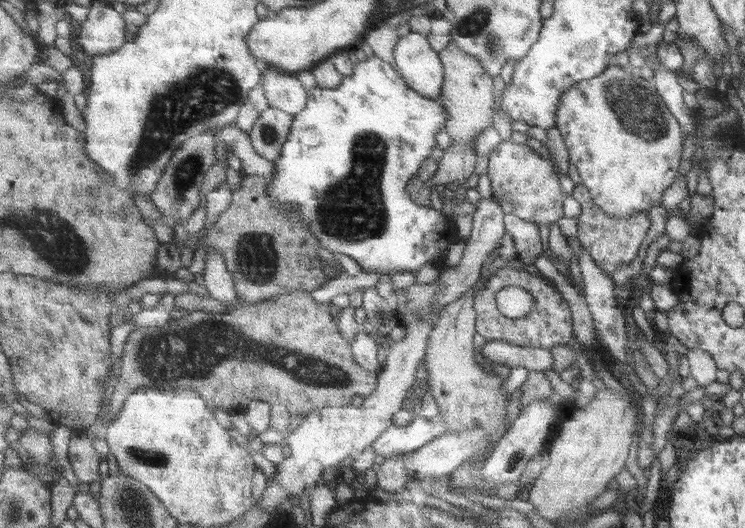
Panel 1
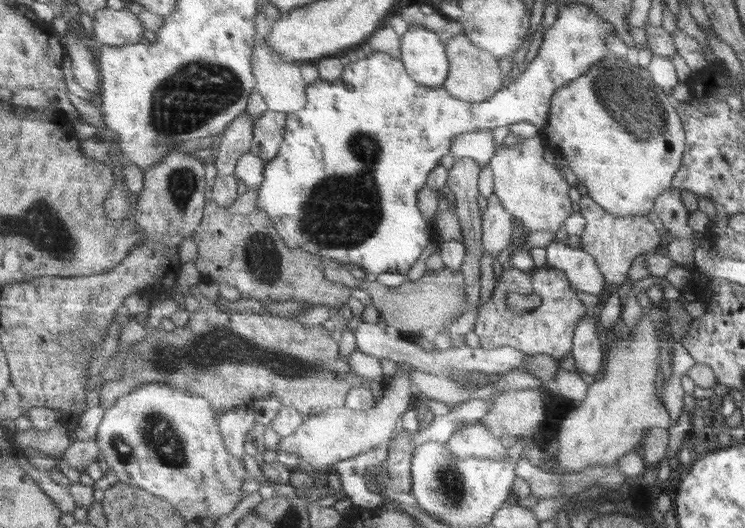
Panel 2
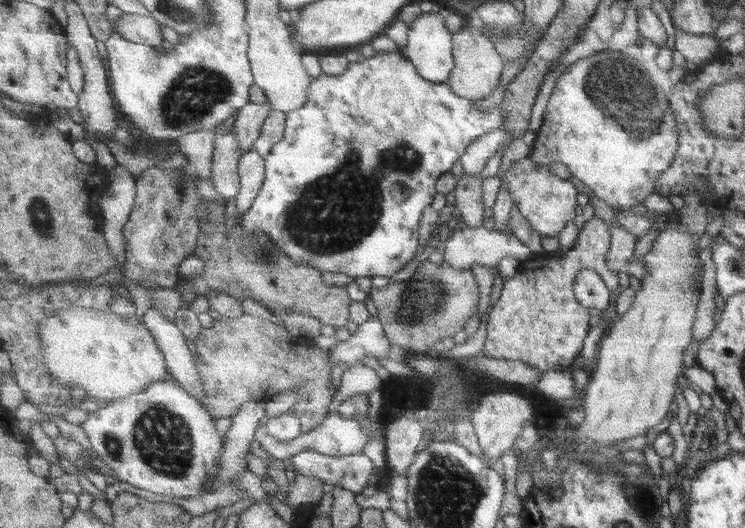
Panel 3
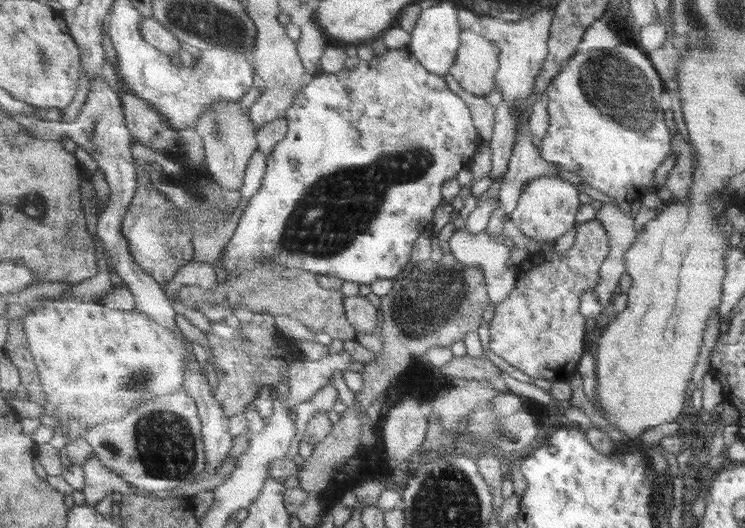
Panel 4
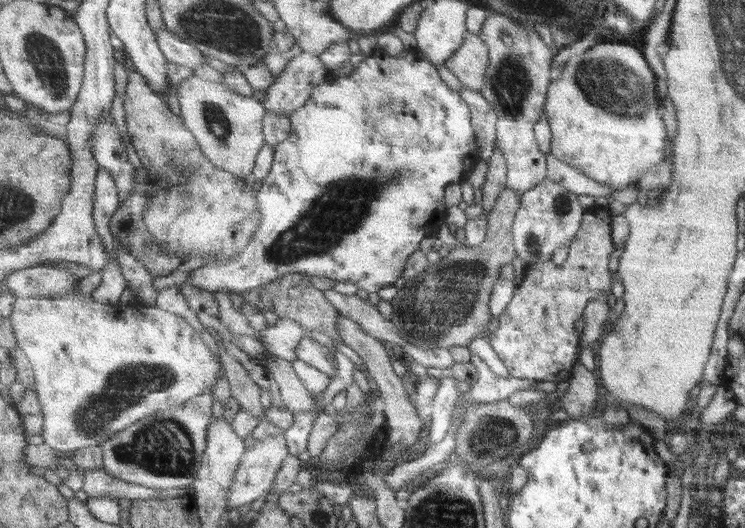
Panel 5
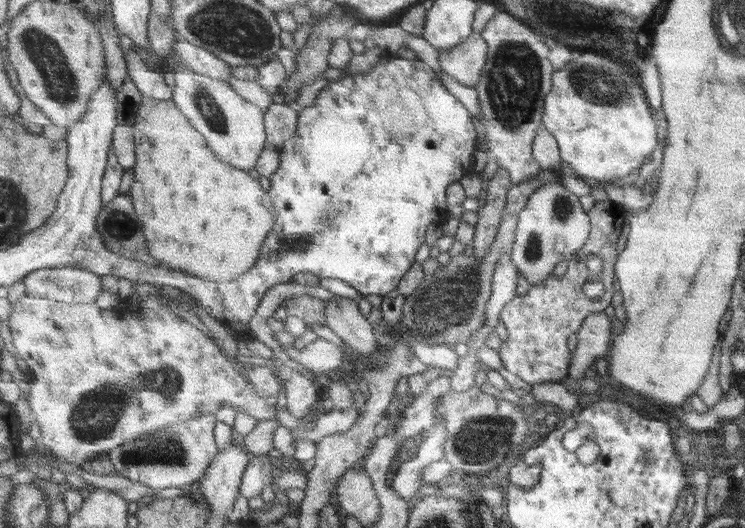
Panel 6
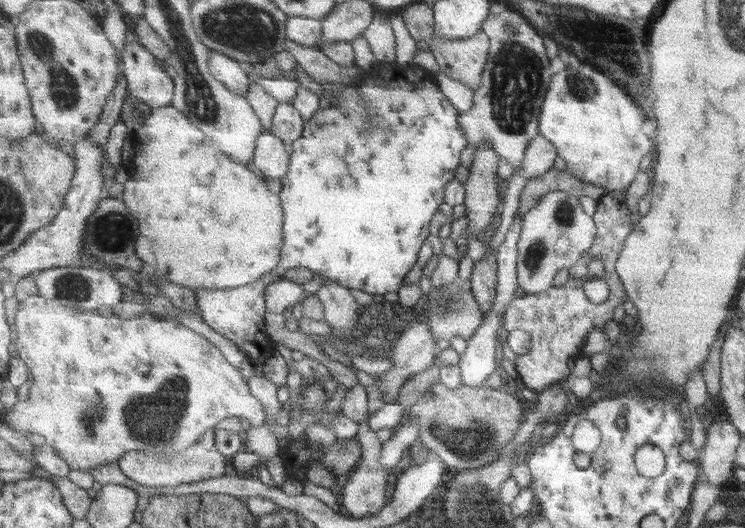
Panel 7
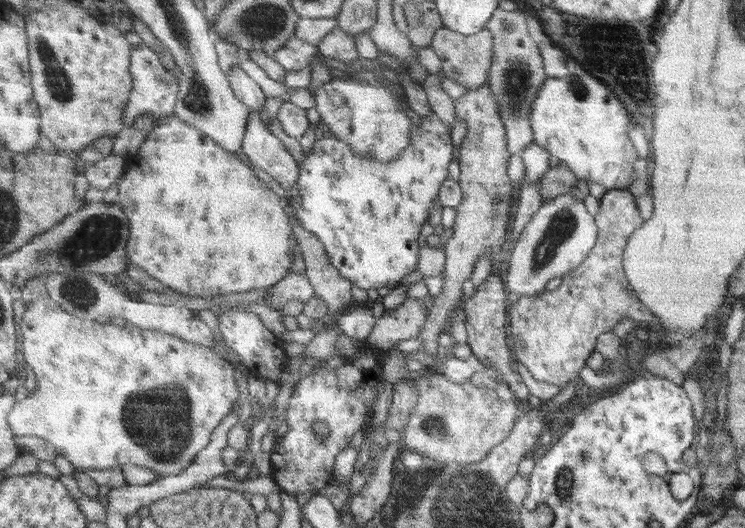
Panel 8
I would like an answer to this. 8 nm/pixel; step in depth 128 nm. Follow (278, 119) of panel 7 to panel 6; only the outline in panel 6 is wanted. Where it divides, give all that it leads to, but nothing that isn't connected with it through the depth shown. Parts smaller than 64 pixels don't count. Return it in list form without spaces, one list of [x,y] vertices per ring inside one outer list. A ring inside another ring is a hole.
[[[273,102],[265,113],[266,133],[268,141],[277,148],[295,136],[298,129],[299,113],[282,102]]]

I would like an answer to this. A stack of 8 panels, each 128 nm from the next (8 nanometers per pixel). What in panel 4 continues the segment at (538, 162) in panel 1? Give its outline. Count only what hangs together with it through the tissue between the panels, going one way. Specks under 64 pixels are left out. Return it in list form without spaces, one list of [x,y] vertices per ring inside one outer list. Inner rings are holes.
[[[539,176],[523,190],[520,204],[509,216],[522,234],[534,240],[541,248],[542,244],[556,241],[577,225],[575,216],[579,206],[579,190],[575,184],[559,176]]]

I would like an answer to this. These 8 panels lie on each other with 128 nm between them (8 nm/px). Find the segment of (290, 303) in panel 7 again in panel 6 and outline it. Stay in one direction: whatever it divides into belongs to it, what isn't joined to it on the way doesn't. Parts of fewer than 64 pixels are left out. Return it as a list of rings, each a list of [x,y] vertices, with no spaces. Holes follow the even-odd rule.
[[[291,280],[288,283],[272,286],[261,299],[260,308],[257,309],[257,314],[266,319],[271,318],[280,306],[284,306],[284,302],[288,298],[295,298],[302,294],[310,294],[311,296],[321,298],[324,301],[331,300],[333,297],[337,296],[337,294],[333,294],[330,290],[323,288],[320,284],[304,285]]]

